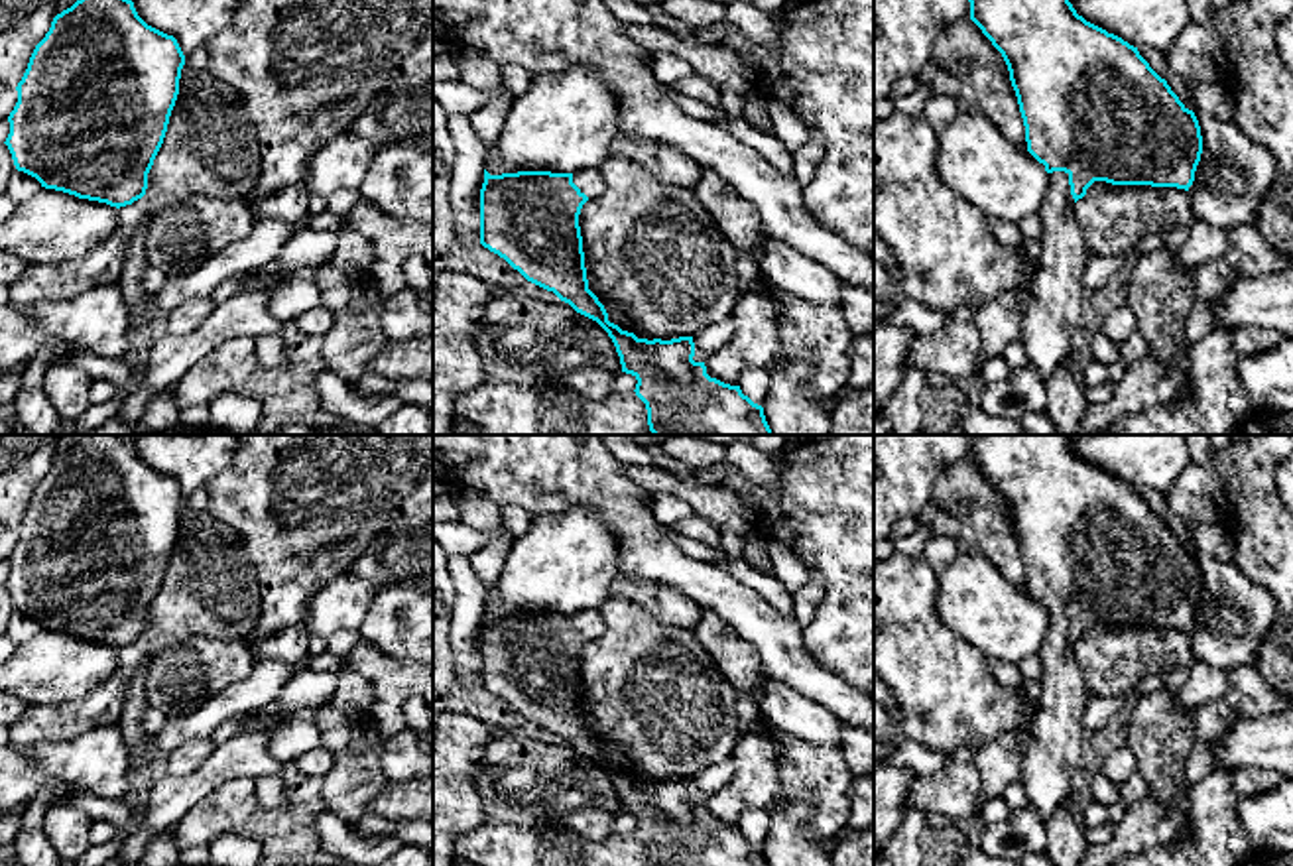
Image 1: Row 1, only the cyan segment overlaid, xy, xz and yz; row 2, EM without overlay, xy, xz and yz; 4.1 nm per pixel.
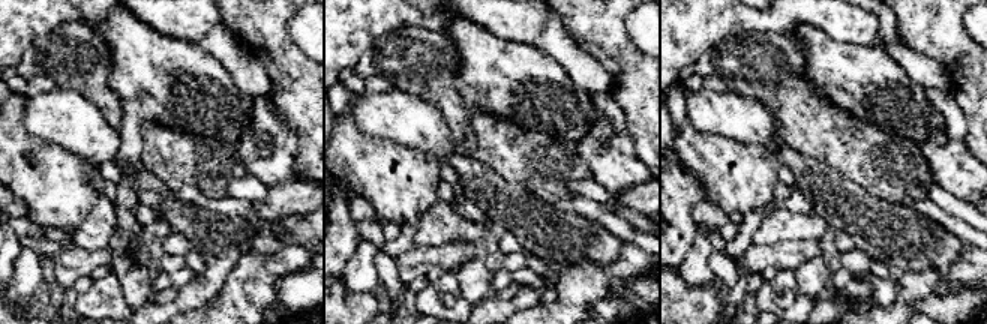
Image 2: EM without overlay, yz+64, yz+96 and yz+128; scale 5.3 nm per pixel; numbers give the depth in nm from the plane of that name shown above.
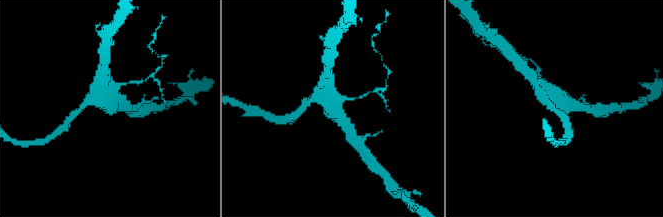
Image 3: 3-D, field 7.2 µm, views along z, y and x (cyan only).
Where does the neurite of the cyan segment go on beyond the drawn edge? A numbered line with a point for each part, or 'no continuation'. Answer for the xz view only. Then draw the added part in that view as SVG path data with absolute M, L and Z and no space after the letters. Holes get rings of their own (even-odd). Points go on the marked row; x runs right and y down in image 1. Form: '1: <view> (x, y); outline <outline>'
1: xz (591, 182); outline M600 167L577 169L573 171L573 183L585 193L588 199L594 199L604 193L606 181Z

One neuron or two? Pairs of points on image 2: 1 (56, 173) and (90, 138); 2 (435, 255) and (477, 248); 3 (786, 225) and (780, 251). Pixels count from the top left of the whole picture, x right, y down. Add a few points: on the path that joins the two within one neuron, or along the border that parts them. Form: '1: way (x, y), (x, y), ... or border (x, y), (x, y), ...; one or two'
1: border (42, 140), (51, 141), (99, 165); two
2: way (446, 255), (467, 251); one
3: border (819, 240), (779, 240), (752, 245); two

